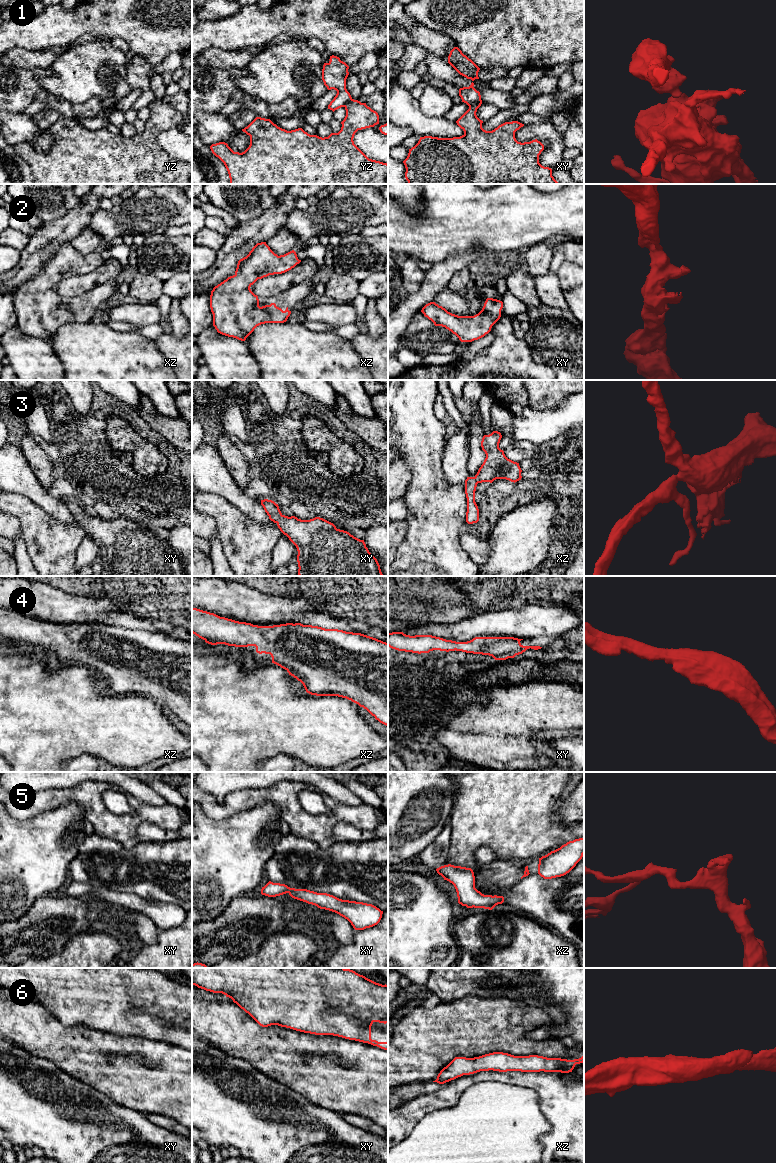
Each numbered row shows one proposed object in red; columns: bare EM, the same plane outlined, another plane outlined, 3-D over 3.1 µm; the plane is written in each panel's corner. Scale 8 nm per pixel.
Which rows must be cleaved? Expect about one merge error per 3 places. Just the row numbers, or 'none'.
1

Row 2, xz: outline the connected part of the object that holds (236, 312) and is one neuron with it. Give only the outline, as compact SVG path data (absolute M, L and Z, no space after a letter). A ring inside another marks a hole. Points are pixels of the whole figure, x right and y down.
M266 242L257 243L246 257L238 261L235 274L215 286L211 291L210 308L213 314L213 326L217 332L245 341L254 329L261 324L286 322L291 314L288 307L285 311L277 307L275 303L260 307L258 296L251 291L250 287L258 279L285 273L300 262L301 260L298 259L294 250L278 256Z

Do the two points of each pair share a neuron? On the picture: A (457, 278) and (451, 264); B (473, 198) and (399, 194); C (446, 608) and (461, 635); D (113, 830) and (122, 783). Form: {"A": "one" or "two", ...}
{"A": "two", "B": "two", "C": "two", "D": "two"}

